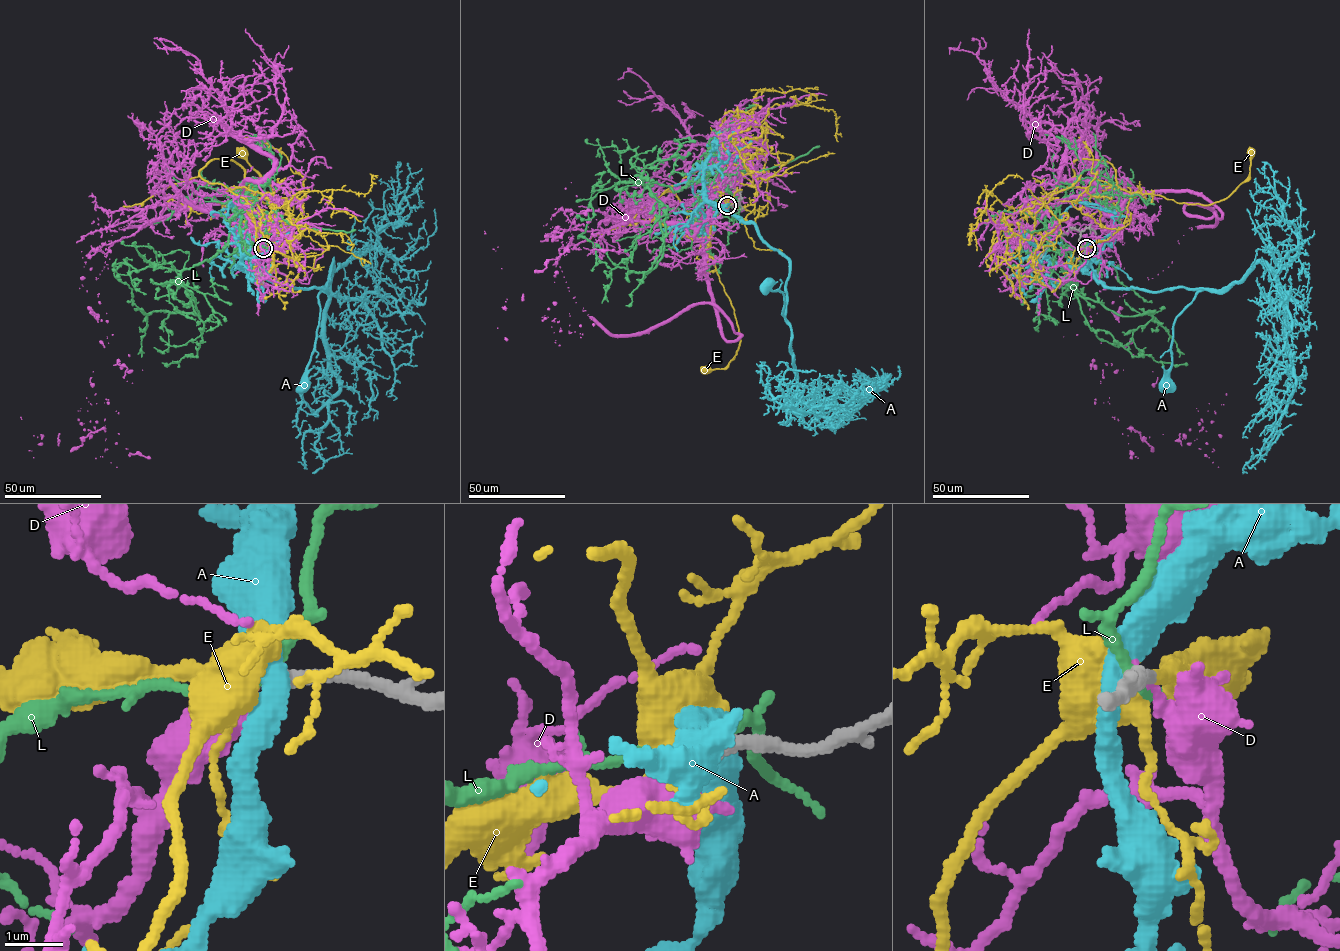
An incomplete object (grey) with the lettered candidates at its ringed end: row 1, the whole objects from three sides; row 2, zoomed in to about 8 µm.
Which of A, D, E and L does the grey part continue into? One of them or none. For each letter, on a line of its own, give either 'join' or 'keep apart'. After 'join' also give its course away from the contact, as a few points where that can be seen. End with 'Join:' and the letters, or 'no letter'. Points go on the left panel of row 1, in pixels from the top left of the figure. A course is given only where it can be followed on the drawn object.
A: keep apart
D: keep apart
E: join; course (263, 248), (254, 248), (246, 240), (243, 198), (248, 192), (269, 204), (276, 200), (241, 152)
L: keep apart
Join: E

